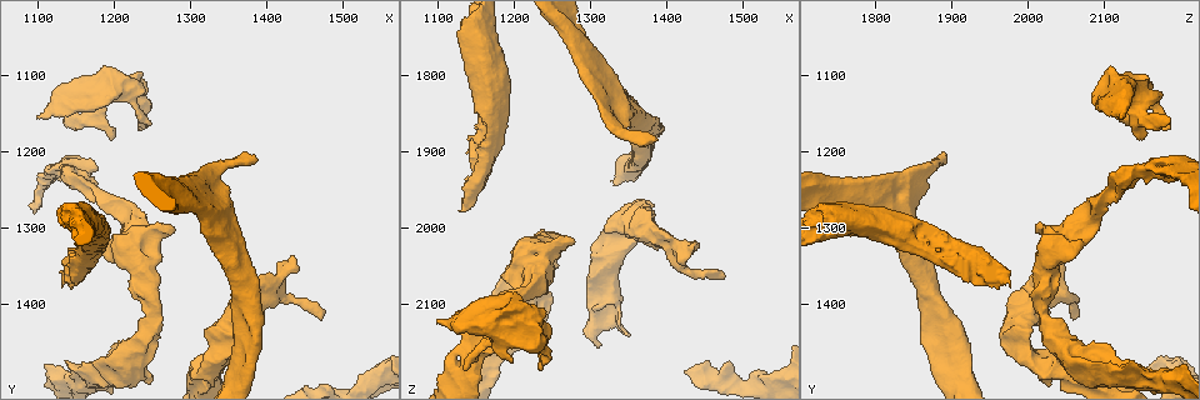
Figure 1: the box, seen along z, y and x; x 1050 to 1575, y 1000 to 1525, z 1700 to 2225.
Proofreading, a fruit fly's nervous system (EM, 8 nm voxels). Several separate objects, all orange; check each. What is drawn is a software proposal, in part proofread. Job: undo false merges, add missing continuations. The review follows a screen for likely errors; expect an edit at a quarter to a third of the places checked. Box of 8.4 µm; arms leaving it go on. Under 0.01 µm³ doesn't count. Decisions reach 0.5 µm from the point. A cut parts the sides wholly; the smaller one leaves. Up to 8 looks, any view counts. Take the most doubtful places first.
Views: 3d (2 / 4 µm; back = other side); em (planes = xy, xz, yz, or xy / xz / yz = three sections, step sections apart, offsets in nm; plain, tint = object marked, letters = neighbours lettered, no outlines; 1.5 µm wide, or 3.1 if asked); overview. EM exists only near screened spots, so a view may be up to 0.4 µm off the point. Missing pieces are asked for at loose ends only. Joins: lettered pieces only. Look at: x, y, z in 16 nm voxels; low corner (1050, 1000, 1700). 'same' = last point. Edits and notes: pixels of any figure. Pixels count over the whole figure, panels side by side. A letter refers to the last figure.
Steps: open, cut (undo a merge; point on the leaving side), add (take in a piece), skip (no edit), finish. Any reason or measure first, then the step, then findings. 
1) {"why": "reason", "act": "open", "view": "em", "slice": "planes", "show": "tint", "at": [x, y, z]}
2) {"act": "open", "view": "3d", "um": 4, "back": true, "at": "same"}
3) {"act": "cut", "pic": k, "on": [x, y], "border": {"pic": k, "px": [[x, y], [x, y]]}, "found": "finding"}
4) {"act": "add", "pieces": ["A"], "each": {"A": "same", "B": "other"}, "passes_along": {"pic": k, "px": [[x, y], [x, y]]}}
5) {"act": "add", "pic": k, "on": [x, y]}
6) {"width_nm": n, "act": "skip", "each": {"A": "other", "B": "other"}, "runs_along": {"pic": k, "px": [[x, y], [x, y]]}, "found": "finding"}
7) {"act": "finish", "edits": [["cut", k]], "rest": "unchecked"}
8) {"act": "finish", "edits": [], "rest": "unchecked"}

{"why": "thick end", "act": "open", "view": "em", "um": 3.1, "slice": "xy", "step": 16, "show": "tint", "at": [1130, 1380, 1975]}

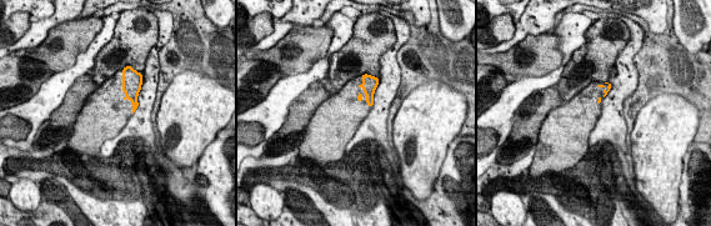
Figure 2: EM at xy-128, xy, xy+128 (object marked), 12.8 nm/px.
{"act": "open", "view": "em", "um": 3.1, "slice": "planes", "show": "letters", "at": "same"}

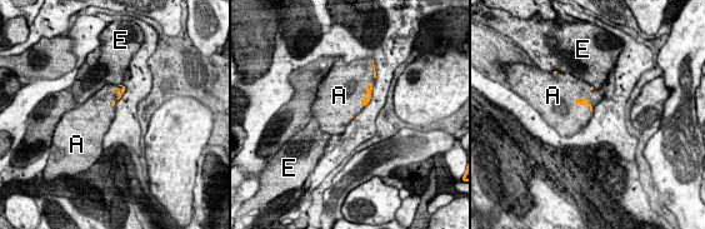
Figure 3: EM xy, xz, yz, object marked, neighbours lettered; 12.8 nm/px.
{"act": "add", "pieces": ["A"], "each": {"A": "same", "E": "other"}, "found": "it goes on there"}

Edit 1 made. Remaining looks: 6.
{"why": "branch stops here", "act": "open", "view": "3d", "um": 2, "at": [1105, 1155, 2120]}

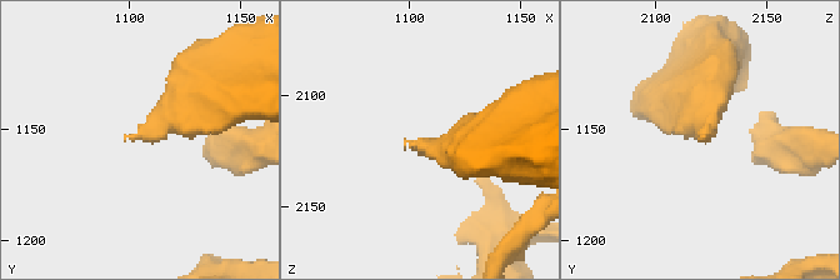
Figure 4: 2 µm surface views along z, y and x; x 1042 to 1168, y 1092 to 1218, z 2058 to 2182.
{"act": "open", "view": "em", "slice": "planes", "show": "letters", "at": [1098, 1154, 2124]}

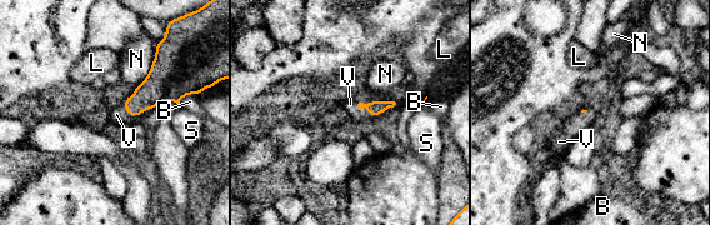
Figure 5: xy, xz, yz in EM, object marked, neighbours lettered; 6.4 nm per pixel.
{"longest_contact_nm": ["N", 340], "act": "add", "pieces": ["V"], "each": {"B": "other", "L": "other", "N": "other", "S": "other", "V": "same"}, "passes_along": {"pic": 5, "px": [[375, 108], [375, 101], [365, 96]]}, "found": "the cell continues"}

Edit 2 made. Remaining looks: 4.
{"why": "two arms in line, one across", "act": "open", "view": "3d", "um": 4, "at": [1365, 1465, 1905]}

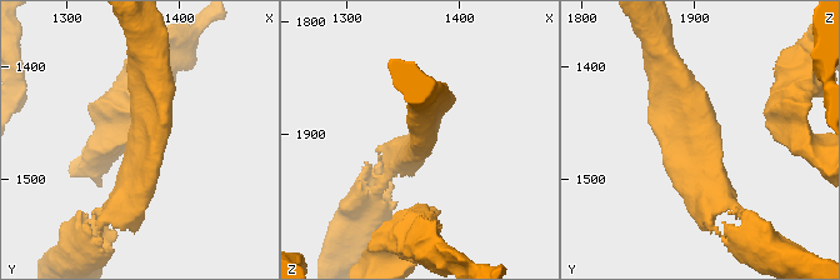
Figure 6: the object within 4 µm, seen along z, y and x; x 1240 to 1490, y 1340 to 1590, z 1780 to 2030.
{"why": "shape alone is not enough", "act": "open", "view": "em", "slice": "planes", "show": "letters", "at": [1368, 1466, 1910]}

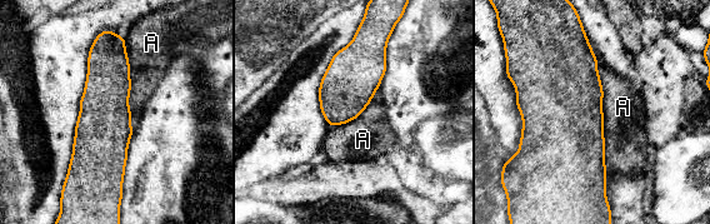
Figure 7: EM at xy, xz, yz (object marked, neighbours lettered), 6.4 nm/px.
{"act": "skip", "each": {"A": "other"}, "border": {"pic": 7, "px": [[596, 63], [608, 173]]}, "found": "continuous, no second cell"}

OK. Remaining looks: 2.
{"why": "thick turns thin", "act": "open", "view": "em", "slice": "planes", "show": "tint", "at": [1310, 1235, 1830]}

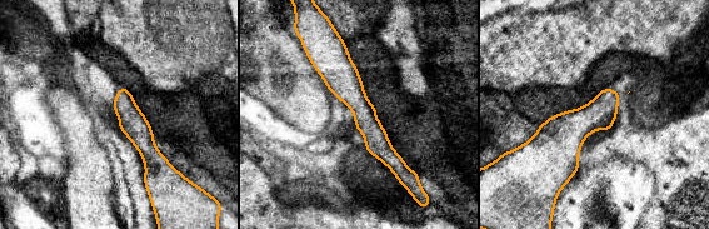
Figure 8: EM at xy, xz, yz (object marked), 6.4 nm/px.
{"act": "open", "view": "em", "slice": "planes", "show": "letters", "at": "same"}

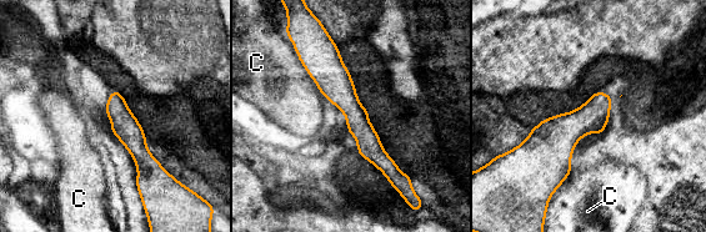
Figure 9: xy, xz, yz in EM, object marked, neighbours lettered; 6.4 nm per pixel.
{"width_nm": 170, "act": "skip", "each": {"C": "other"}, "runs_along": {"pic": 9, "px": [[325, 48], [325, 67], [394, 178]]}, "found": "all the same cell"}

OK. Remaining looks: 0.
{"act": "finish", "edits": [["add", 3], ["add", 5]], "rest": "unchecked"}

